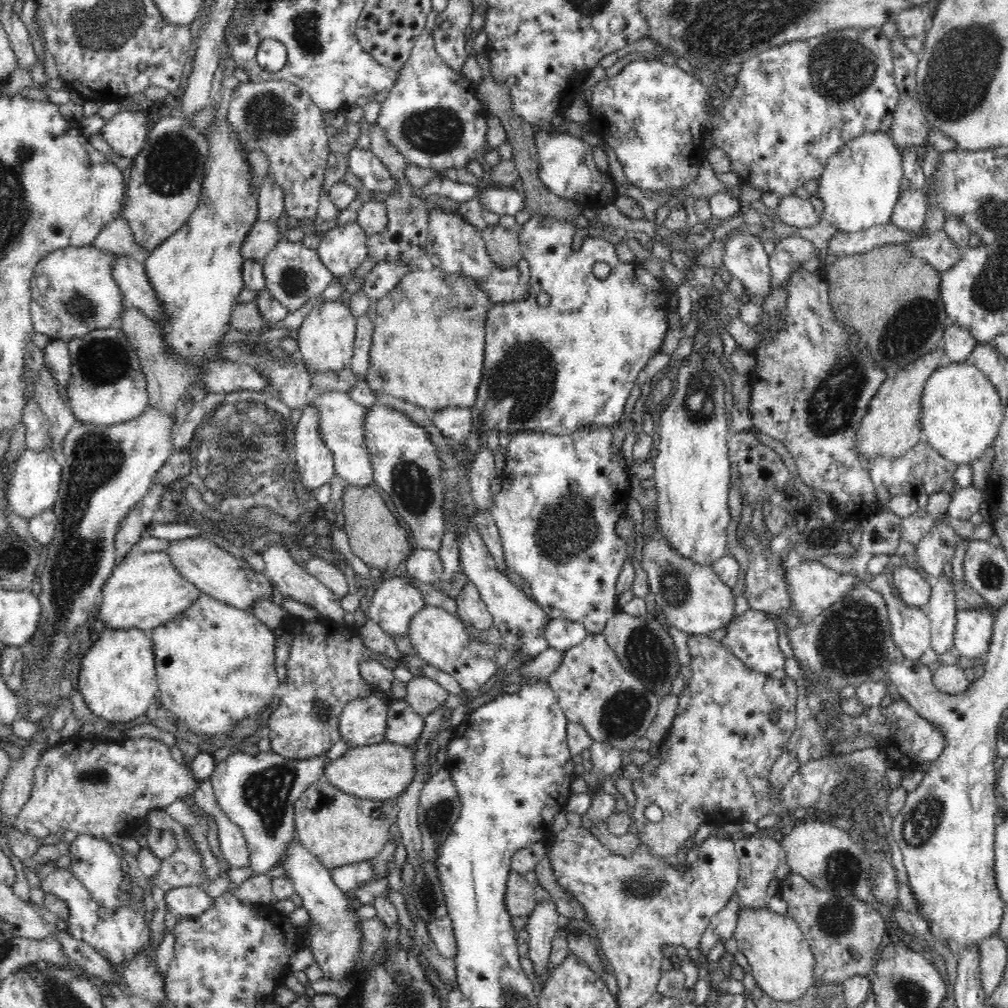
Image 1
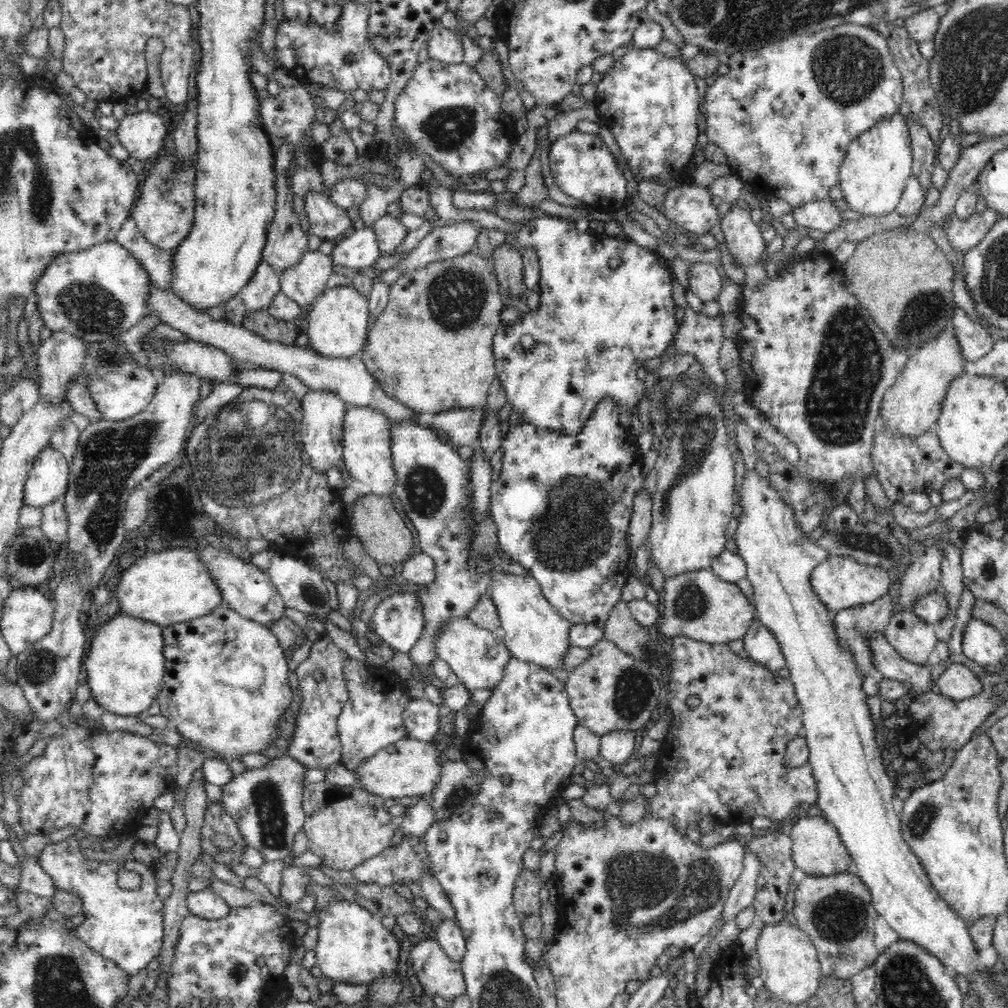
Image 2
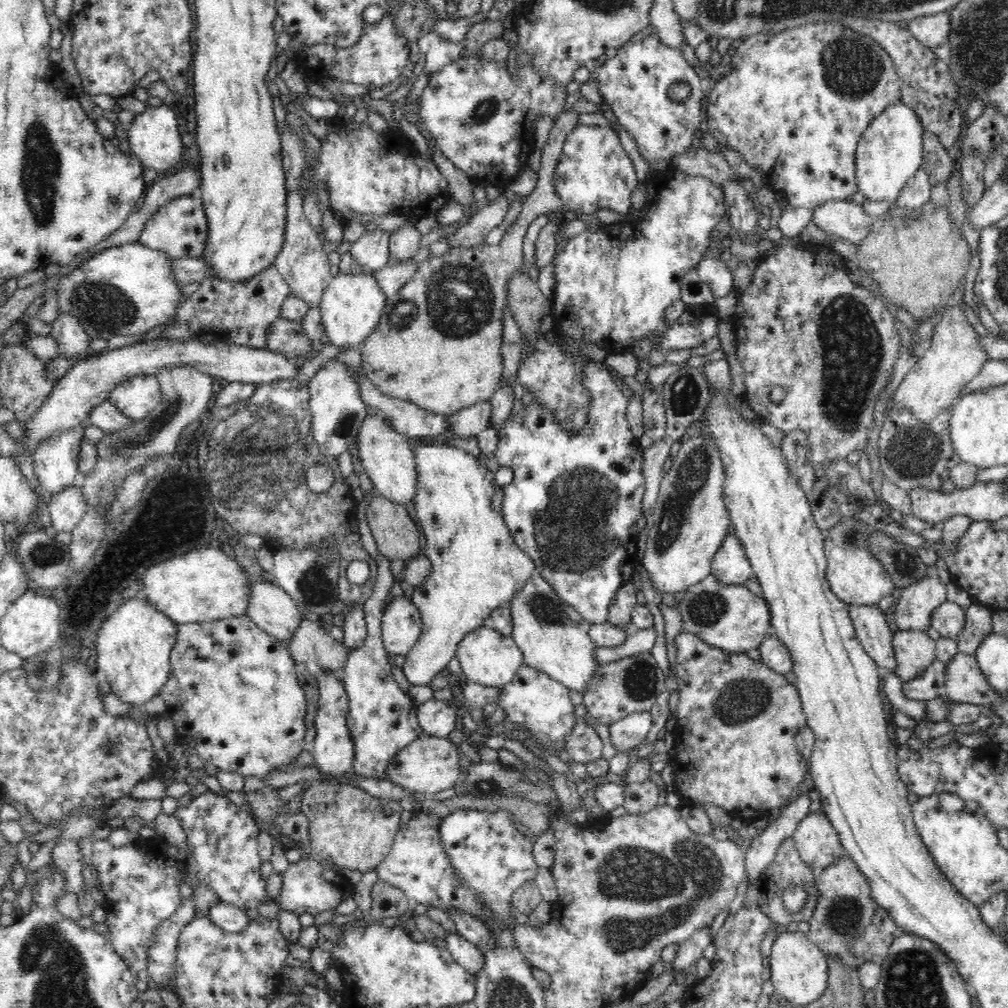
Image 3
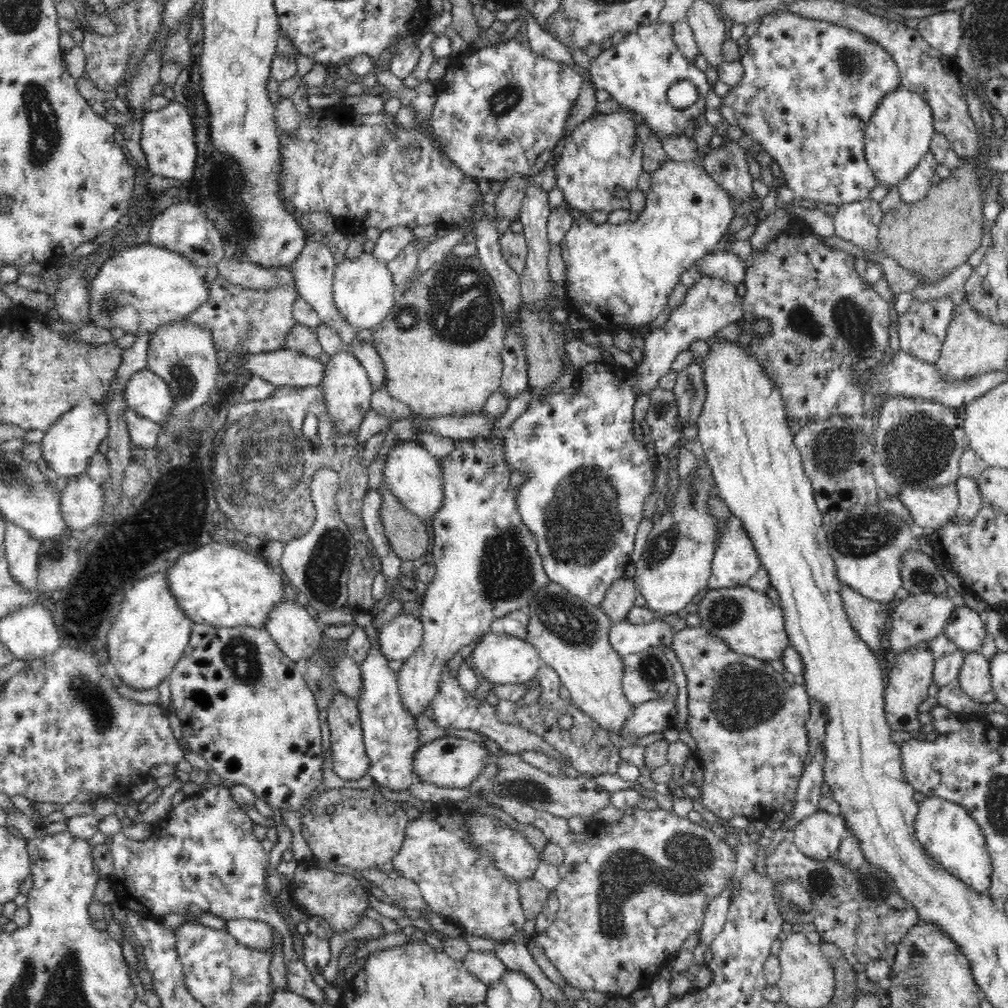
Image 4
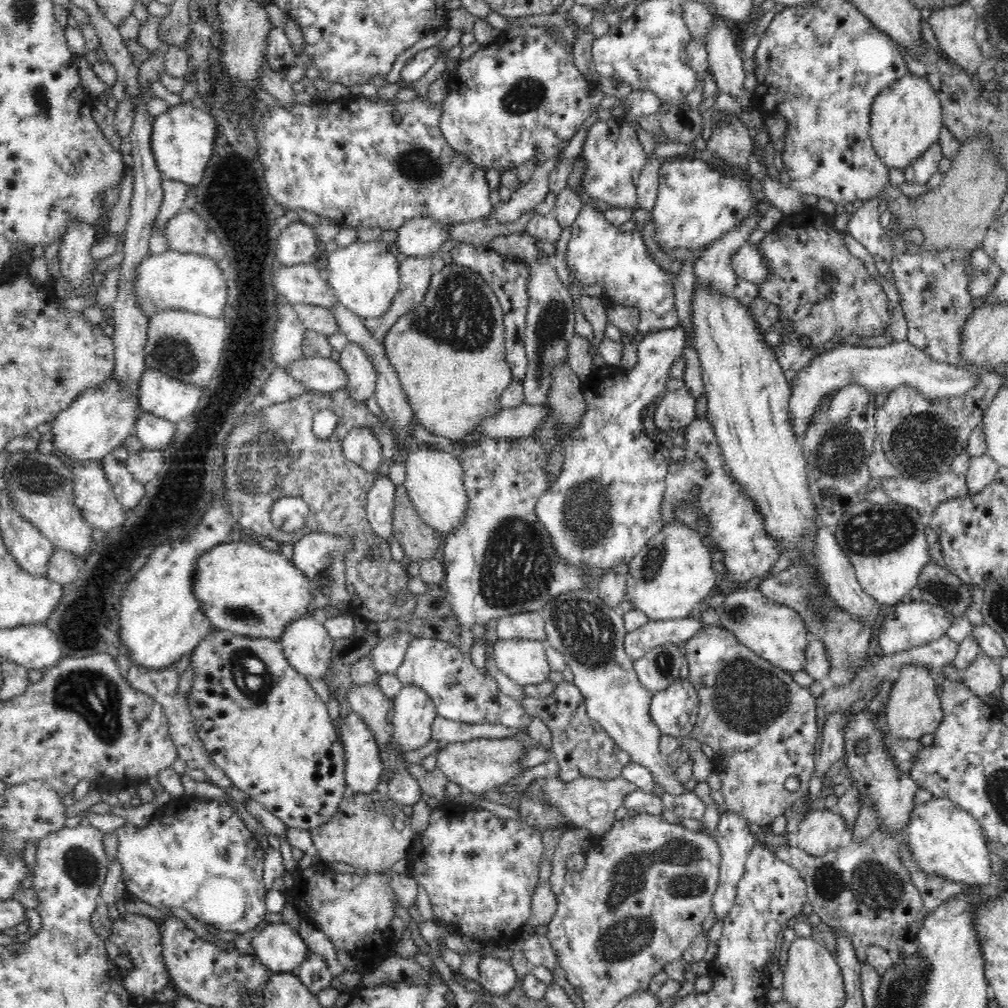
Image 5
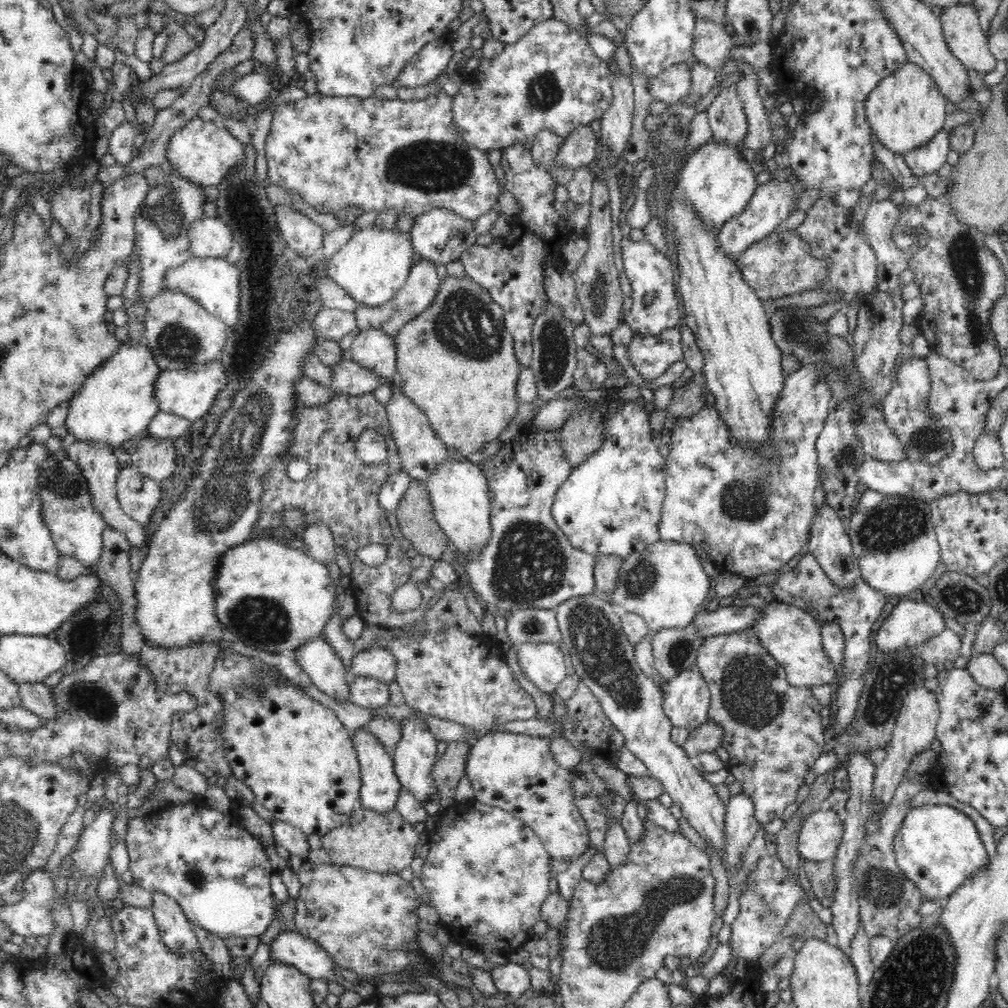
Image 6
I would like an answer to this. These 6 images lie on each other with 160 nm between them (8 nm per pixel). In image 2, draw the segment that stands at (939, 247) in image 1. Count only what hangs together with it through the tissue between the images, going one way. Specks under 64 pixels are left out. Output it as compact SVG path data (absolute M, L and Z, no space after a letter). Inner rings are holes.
M986 208L979 215L974 213L966 220L952 216L948 227L943 229L953 250L966 254L970 248L980 244L983 236L998 220L1000 218L997 217L997 212Z

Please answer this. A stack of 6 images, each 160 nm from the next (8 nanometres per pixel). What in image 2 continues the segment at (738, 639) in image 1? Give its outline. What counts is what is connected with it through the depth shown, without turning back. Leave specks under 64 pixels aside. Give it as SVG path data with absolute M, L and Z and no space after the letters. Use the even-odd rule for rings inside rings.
M760 619L751 620L751 625L742 639L748 659L775 673L787 666L780 643Z

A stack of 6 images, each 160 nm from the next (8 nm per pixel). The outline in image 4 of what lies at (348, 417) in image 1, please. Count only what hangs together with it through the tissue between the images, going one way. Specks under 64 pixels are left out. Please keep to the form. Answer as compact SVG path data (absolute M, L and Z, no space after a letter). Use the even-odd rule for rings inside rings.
M399 441L387 453L387 461L383 471L384 484L410 512L422 520L433 519L444 498L442 467L439 459L426 452L424 447L414 441Z

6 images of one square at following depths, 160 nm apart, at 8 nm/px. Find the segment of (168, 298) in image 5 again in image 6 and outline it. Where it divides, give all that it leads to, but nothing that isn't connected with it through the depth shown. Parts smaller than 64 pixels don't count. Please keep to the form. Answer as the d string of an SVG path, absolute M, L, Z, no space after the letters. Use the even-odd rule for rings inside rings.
M194 257L184 264L170 268L164 278L164 291L178 291L192 297L196 303L200 303L204 310L217 316L230 330L238 326L240 318L240 272L234 264L229 264L224 257L202 258Z

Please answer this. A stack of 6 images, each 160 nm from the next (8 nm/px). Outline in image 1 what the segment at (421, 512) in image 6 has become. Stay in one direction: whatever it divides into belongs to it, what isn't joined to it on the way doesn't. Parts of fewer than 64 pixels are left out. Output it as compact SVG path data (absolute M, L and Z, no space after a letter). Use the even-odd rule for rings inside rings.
M348 485L342 494L343 526L348 536L350 548L368 567L379 568L385 575L390 574L402 560L407 560L412 552L408 543L406 530L400 526L392 511L386 507L384 500L372 487Z

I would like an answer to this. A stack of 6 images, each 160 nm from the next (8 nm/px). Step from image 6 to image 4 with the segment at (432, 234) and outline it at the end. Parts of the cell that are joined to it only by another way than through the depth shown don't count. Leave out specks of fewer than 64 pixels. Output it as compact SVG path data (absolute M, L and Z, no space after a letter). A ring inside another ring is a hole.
M397 226L382 231L380 237L375 241L372 248L372 256L380 259L388 265L392 260L395 260L398 253L414 239L418 239L412 233L412 228L409 226Z

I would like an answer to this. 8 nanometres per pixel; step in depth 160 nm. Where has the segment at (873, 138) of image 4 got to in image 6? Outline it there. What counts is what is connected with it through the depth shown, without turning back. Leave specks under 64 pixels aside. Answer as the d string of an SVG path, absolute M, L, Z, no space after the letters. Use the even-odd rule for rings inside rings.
M908 63L888 75L869 94L865 103L870 130L888 150L904 155L910 150L926 146L946 122L946 99L932 77L919 66Z

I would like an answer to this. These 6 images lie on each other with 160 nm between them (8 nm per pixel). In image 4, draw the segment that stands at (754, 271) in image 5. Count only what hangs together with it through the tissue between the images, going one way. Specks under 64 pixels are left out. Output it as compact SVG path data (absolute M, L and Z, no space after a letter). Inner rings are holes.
M722 247L704 256L695 268L708 277L722 279L739 286L745 281L748 263L742 261L737 254Z

